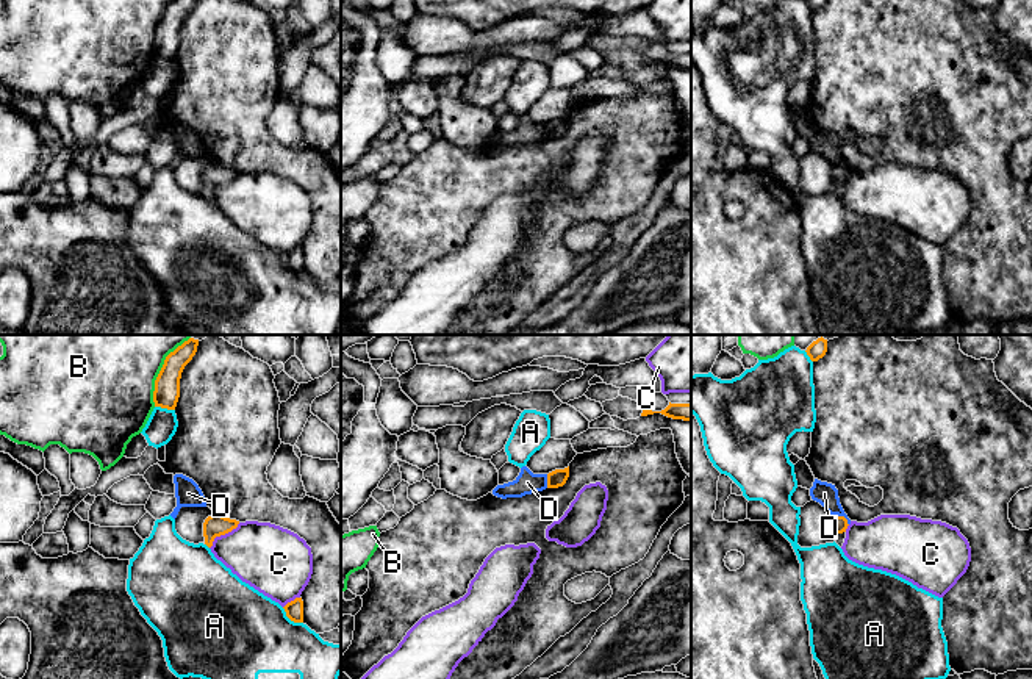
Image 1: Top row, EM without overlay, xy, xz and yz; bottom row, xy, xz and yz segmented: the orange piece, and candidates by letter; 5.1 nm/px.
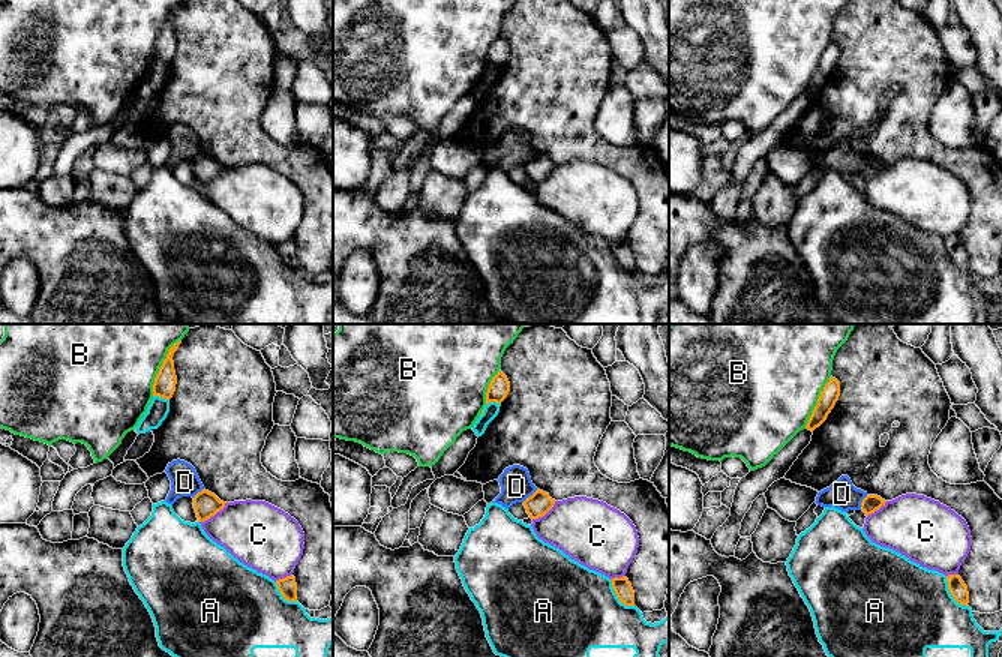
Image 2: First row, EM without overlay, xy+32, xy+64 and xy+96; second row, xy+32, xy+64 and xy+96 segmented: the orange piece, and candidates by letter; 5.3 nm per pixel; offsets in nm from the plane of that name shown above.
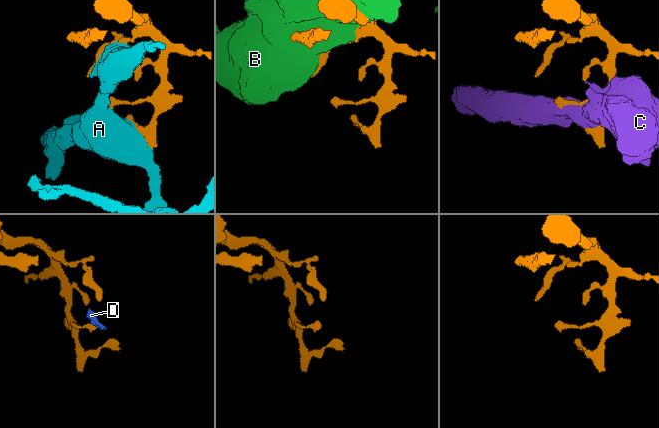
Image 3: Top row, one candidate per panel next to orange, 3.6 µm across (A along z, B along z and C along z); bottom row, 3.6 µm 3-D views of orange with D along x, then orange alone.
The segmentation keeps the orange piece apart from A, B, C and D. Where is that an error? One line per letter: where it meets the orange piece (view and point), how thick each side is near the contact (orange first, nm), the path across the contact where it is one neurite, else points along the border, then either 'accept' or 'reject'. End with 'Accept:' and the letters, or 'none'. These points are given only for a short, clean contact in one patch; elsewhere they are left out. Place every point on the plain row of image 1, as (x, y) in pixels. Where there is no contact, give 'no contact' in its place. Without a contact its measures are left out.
A: contact xy (291, 269); calibres 100 and 440 nm; reject
B: contact xy (157, 27); calibres 130 and 440 nm; reject
C: contact xy (222, 183); calibres 120 and 340 nm; reject
D: contact yz (842, 166); calibres 80 and 120 nm; border yz (832, 165), (842, 165), (848, 174); reject
Accept: none

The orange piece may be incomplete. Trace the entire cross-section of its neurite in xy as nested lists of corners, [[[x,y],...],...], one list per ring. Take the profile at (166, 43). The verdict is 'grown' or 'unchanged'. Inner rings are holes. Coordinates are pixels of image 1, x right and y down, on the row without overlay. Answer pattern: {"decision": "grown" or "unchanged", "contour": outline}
{"decision": "unchanged", "contour": [[[197,0],[170,2],[155,30],[155,56],[175,59],[180,47],[180,28],[185,16],[192,9]]]}

